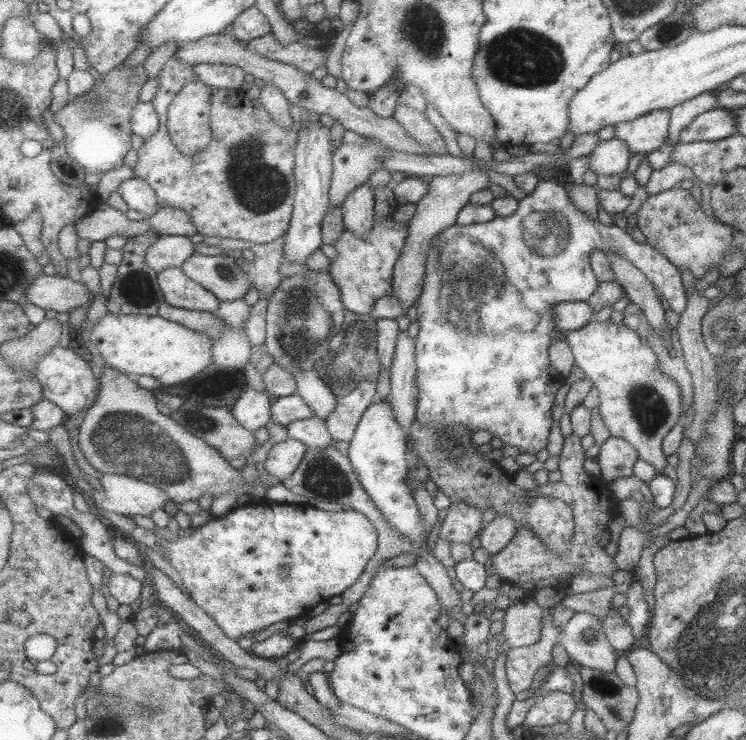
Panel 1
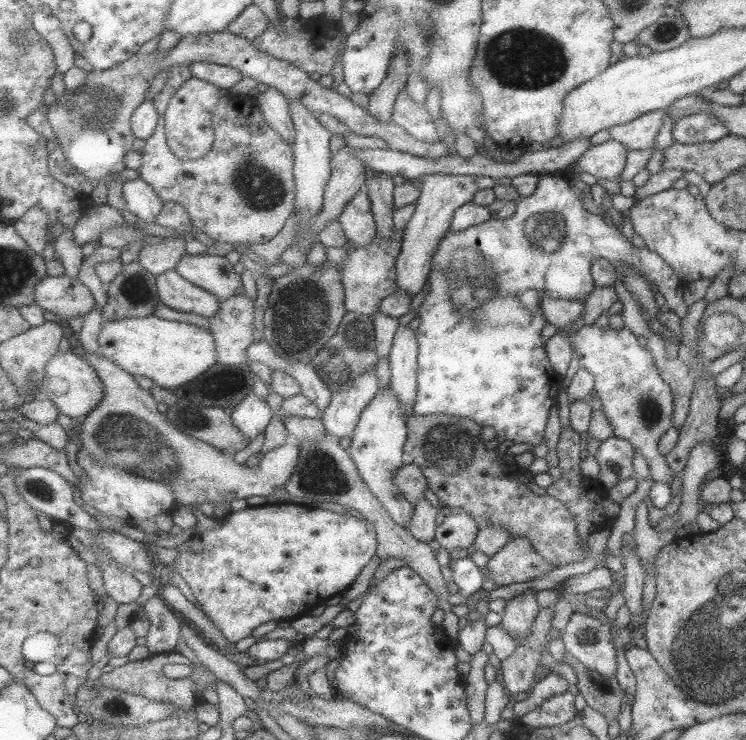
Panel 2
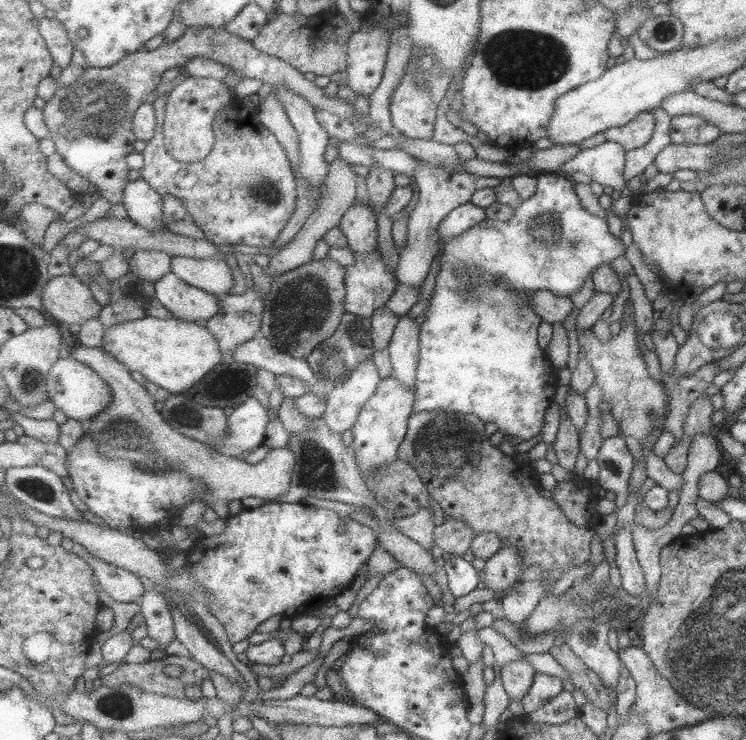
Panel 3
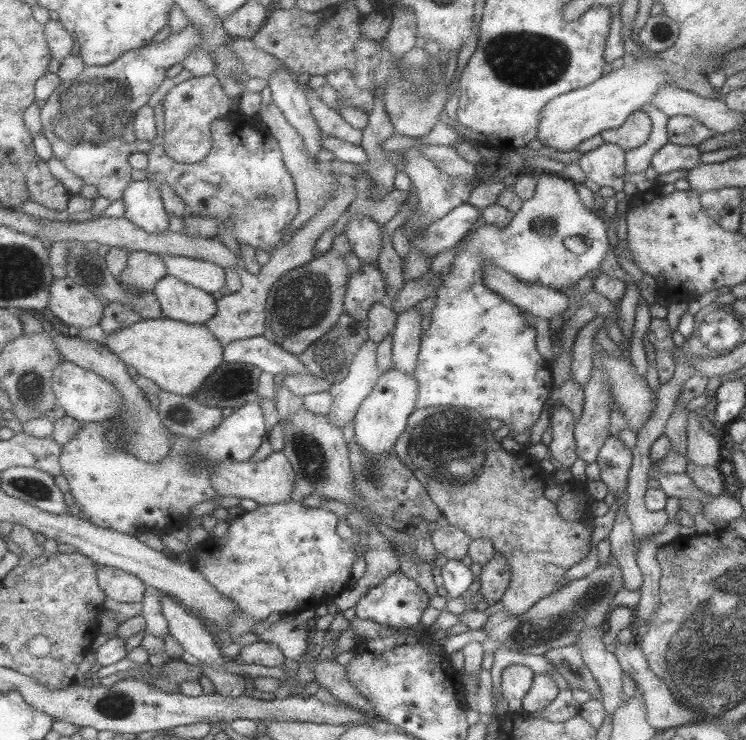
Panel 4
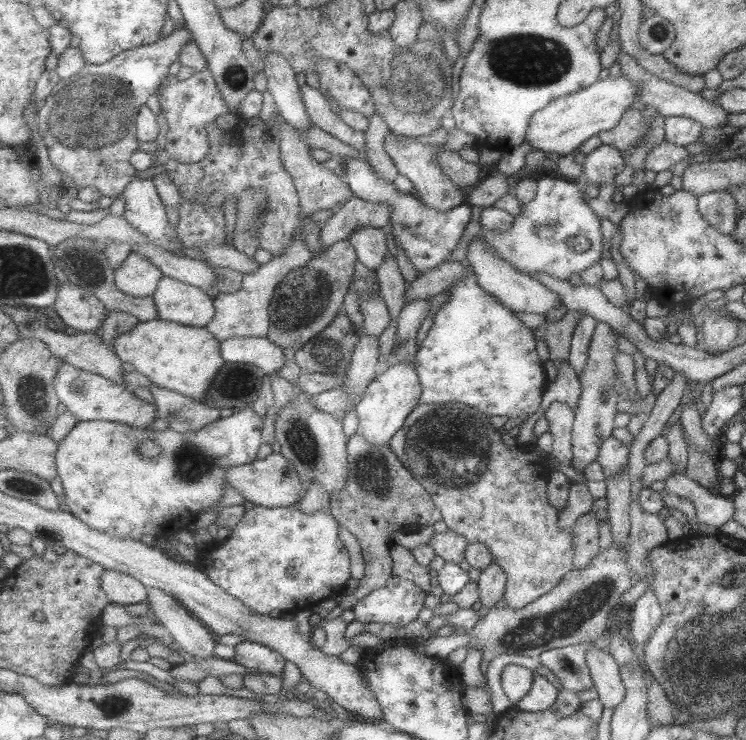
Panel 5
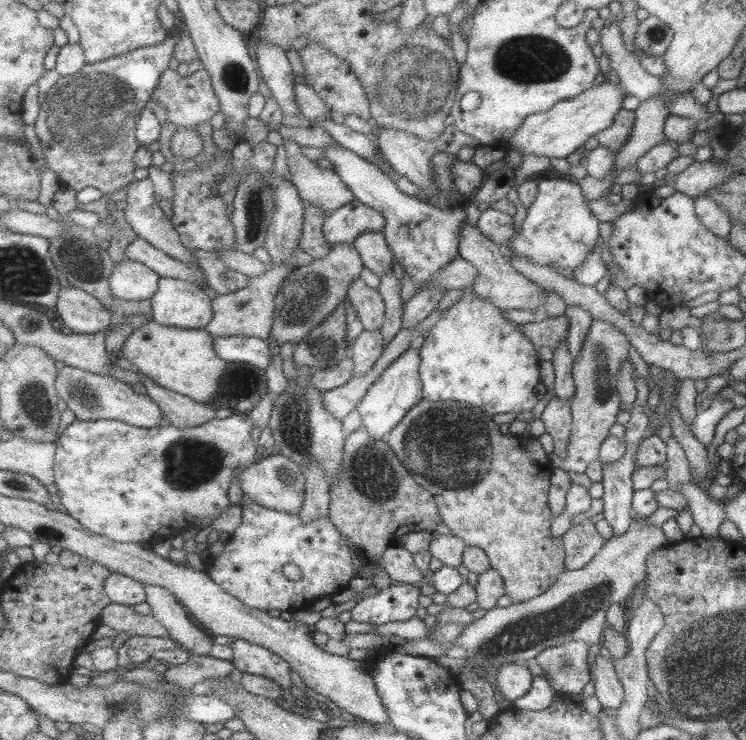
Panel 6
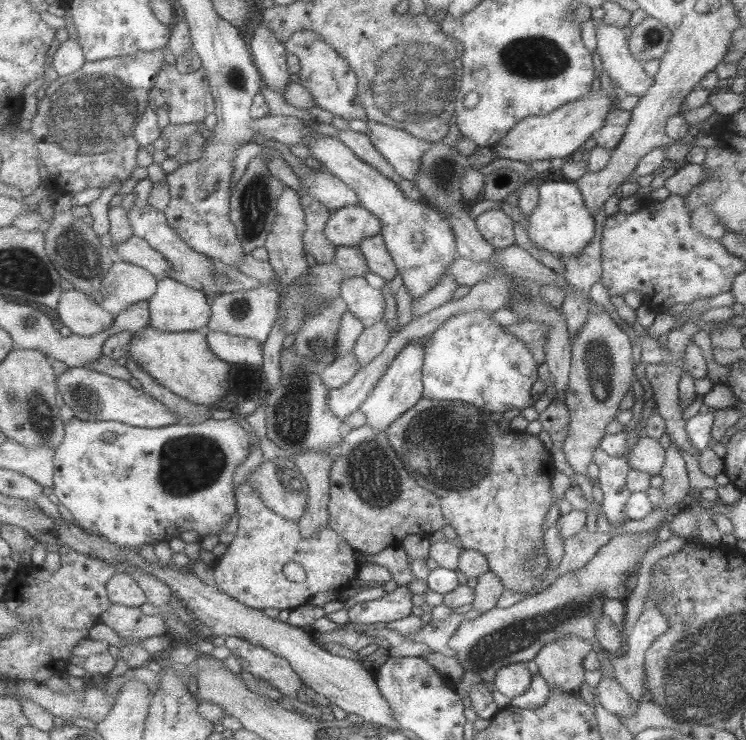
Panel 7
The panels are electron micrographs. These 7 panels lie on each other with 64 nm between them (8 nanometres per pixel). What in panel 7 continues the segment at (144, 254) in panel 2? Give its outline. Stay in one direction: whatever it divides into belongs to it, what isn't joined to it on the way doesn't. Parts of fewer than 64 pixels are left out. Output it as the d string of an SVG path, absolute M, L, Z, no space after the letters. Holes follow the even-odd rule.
M116 260L113 268L103 276L103 286L88 292L89 298L115 315L132 304L150 300L158 291L155 274L139 265Z

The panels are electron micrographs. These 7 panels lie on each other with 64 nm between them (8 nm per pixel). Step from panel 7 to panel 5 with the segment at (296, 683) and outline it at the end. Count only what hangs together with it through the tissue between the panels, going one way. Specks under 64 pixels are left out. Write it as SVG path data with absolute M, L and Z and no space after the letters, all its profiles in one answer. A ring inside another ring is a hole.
M249 640L242 641L235 646L233 659L250 670L255 670L255 673L277 677L282 677L283 670L287 666L287 659L280 652Z

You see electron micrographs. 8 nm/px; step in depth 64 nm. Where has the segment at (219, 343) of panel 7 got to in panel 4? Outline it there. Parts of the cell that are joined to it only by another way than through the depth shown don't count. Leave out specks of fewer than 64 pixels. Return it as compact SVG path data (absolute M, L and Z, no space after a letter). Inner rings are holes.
M265 336L251 338L247 342L235 340L224 348L224 360L235 363L248 362L274 375L280 372L309 373L297 355L271 343Z

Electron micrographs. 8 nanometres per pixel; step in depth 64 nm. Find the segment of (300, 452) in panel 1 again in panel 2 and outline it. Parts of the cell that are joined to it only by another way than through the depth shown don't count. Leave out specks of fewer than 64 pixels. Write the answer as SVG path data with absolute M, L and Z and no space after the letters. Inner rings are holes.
M81 351L80 354L85 360L90 361L91 365L94 365L106 388L106 395L102 403L91 414L82 419L80 435L82 446L91 452L96 461L103 463L106 467L123 467L143 476L143 478L157 480L173 486L173 492L176 493L183 505L199 505L203 502L209 502L217 506L218 504L225 504L227 500L235 505L240 505L244 499L251 498L251 496L265 496L270 499L272 494L275 494L275 490L285 490L285 486L291 481L299 464L298 441L292 440L285 446L266 452L260 462L253 467L247 466L245 463L235 463L233 454L227 454L214 444L183 432L183 429L167 418L166 413L159 412L157 410L158 400L155 400L153 393L149 392L150 389L141 388L139 382L130 372L109 360L100 351L94 354Z

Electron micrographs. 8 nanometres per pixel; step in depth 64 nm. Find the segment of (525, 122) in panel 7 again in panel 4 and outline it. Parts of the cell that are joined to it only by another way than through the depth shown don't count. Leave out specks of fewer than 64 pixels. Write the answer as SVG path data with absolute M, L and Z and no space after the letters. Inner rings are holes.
M636 61L631 68L621 68L601 75L591 84L555 96L547 101L539 113L534 138L547 148L561 152L576 149L577 144L601 131L617 128L633 111L650 104L650 98L661 85L674 85L672 78L654 66Z

